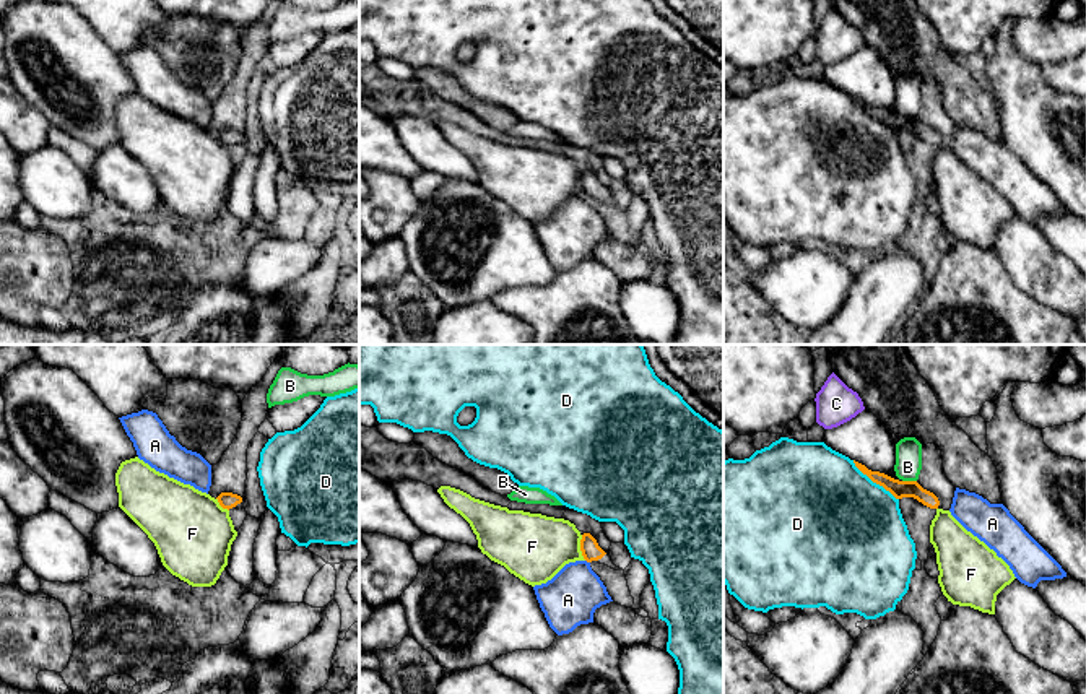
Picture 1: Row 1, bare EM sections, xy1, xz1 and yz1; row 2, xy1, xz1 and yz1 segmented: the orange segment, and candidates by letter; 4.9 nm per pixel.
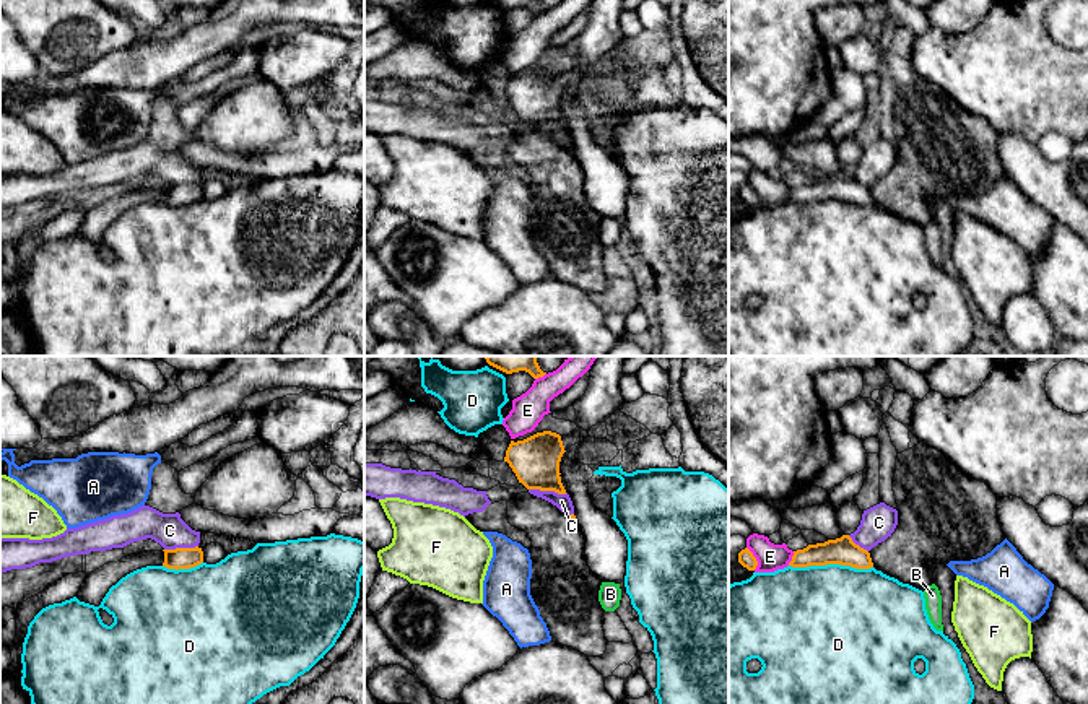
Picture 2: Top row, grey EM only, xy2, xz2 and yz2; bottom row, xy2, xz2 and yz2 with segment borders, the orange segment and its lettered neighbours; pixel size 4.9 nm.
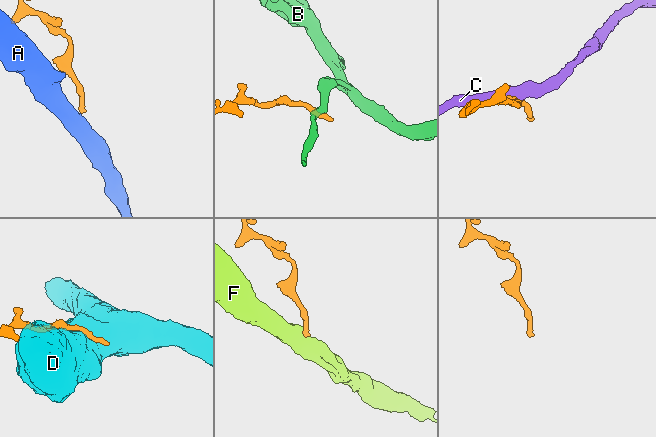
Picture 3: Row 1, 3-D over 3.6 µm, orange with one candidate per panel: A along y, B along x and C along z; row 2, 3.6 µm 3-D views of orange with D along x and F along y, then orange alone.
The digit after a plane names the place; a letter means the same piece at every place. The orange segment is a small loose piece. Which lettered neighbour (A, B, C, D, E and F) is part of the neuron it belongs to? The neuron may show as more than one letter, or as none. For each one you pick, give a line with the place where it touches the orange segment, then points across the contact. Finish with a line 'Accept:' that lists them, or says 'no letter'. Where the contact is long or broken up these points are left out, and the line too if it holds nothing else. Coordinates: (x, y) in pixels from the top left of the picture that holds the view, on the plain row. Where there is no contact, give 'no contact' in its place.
Accept: no letter

